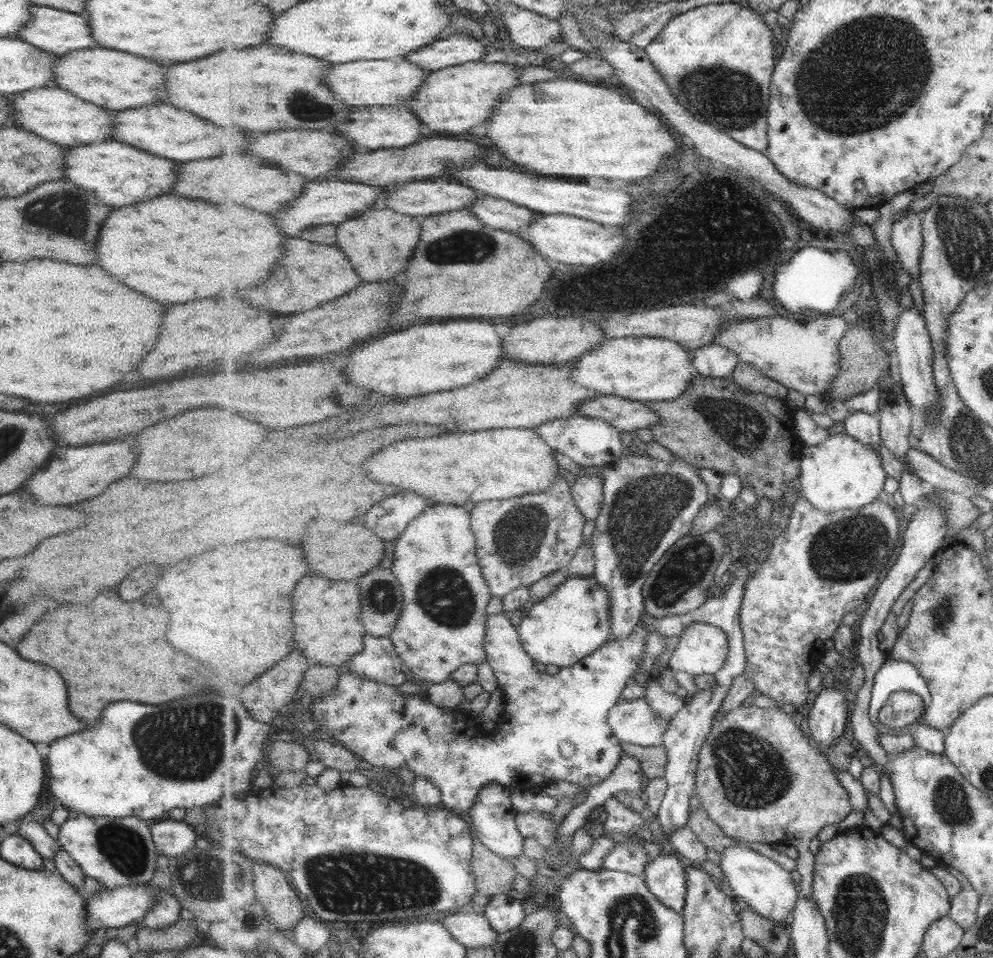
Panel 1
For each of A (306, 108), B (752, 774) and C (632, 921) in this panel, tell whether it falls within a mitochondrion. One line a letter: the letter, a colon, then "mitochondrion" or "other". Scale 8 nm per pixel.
A: mitochondrion
B: mitochondrion
C: mitochondrion

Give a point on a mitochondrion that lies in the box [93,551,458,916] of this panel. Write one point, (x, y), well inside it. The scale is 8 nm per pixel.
(186, 743)

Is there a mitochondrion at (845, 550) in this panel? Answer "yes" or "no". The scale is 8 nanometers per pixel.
yes

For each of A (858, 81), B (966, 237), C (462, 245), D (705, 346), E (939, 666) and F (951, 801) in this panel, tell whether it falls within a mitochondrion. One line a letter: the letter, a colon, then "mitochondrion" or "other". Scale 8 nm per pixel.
A: mitochondrion
B: mitochondrion
C: mitochondrion
D: other
E: other
F: mitochondrion

